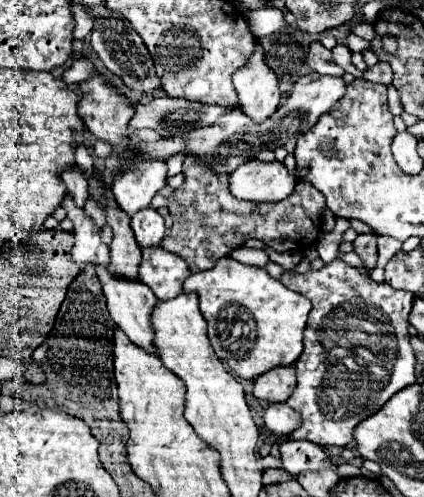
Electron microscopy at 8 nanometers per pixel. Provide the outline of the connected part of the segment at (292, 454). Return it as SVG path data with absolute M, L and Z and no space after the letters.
M286 441L280 445L284 469L296 477L302 471L324 471L330 469L330 457L326 451L310 441Z

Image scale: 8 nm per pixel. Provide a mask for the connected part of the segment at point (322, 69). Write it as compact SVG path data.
M320 41L310 43L308 65L320 75L336 75L336 77L344 75L344 69L332 61L332 53Z

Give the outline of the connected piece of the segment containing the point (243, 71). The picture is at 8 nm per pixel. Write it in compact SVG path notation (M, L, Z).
M256 43L248 63L240 67L232 79L234 89L238 91L238 105L256 123L270 117L278 109L282 97L278 89L278 75L266 65L264 49L260 43Z

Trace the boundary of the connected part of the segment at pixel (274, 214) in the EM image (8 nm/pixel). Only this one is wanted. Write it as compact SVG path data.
M186 155L184 185L168 199L168 209L174 219L172 231L164 237L162 247L180 255L190 271L202 271L212 267L220 257L226 257L232 249L242 247L248 237L264 241L274 251L304 253L314 247L322 233L322 213L326 209L324 195L308 181L298 181L290 197L276 203L242 201L230 193L230 175L214 173L198 155Z

